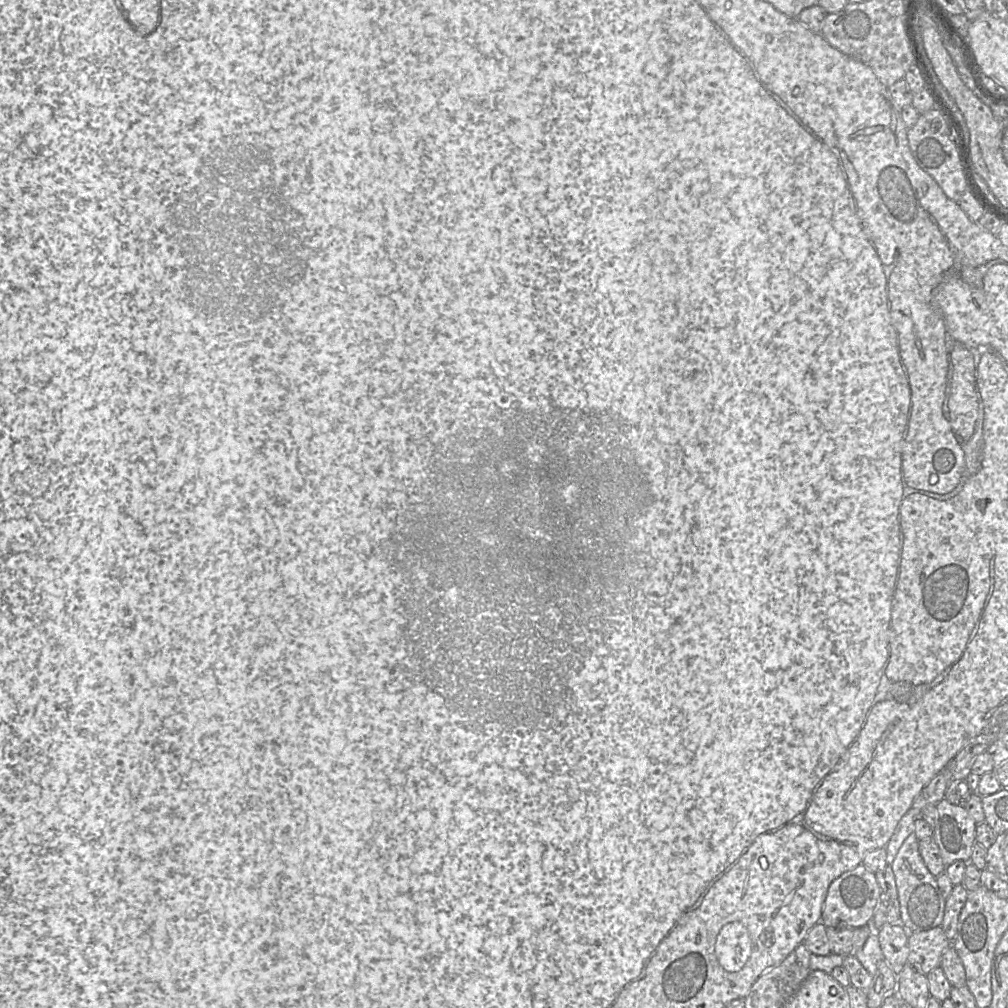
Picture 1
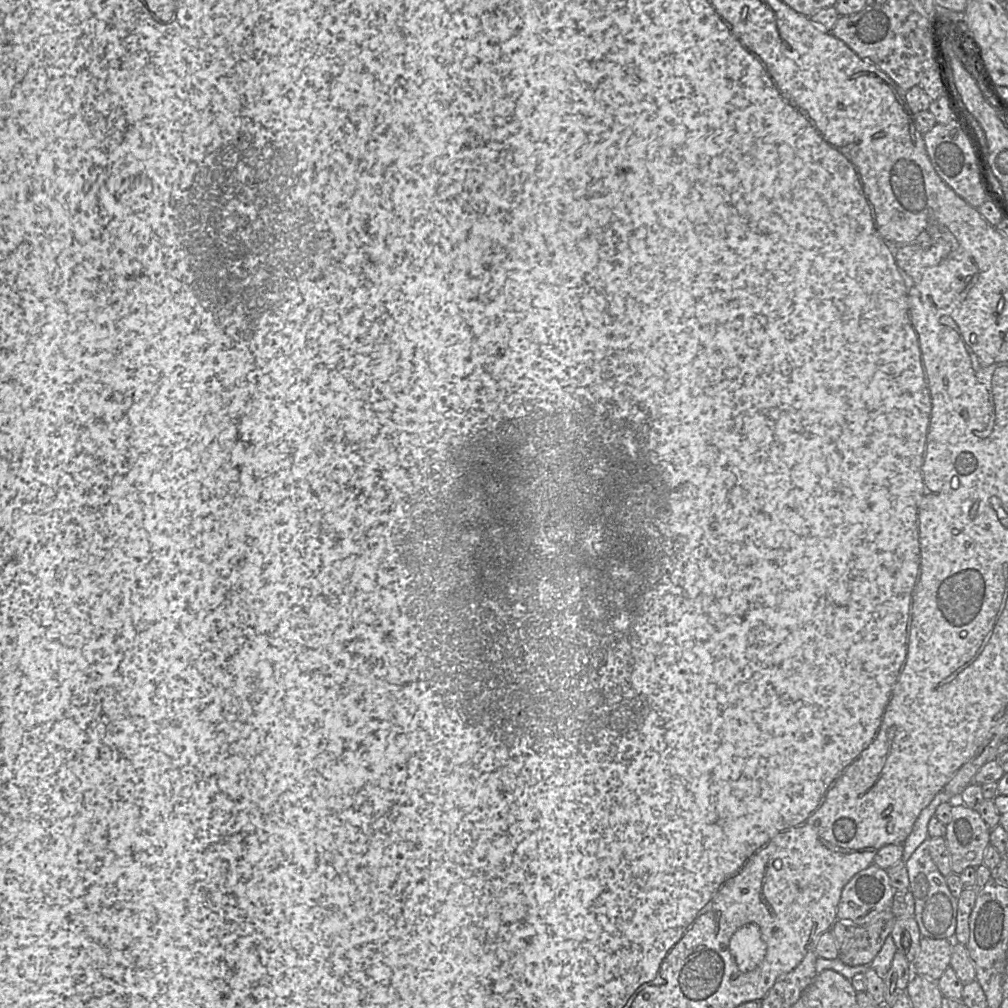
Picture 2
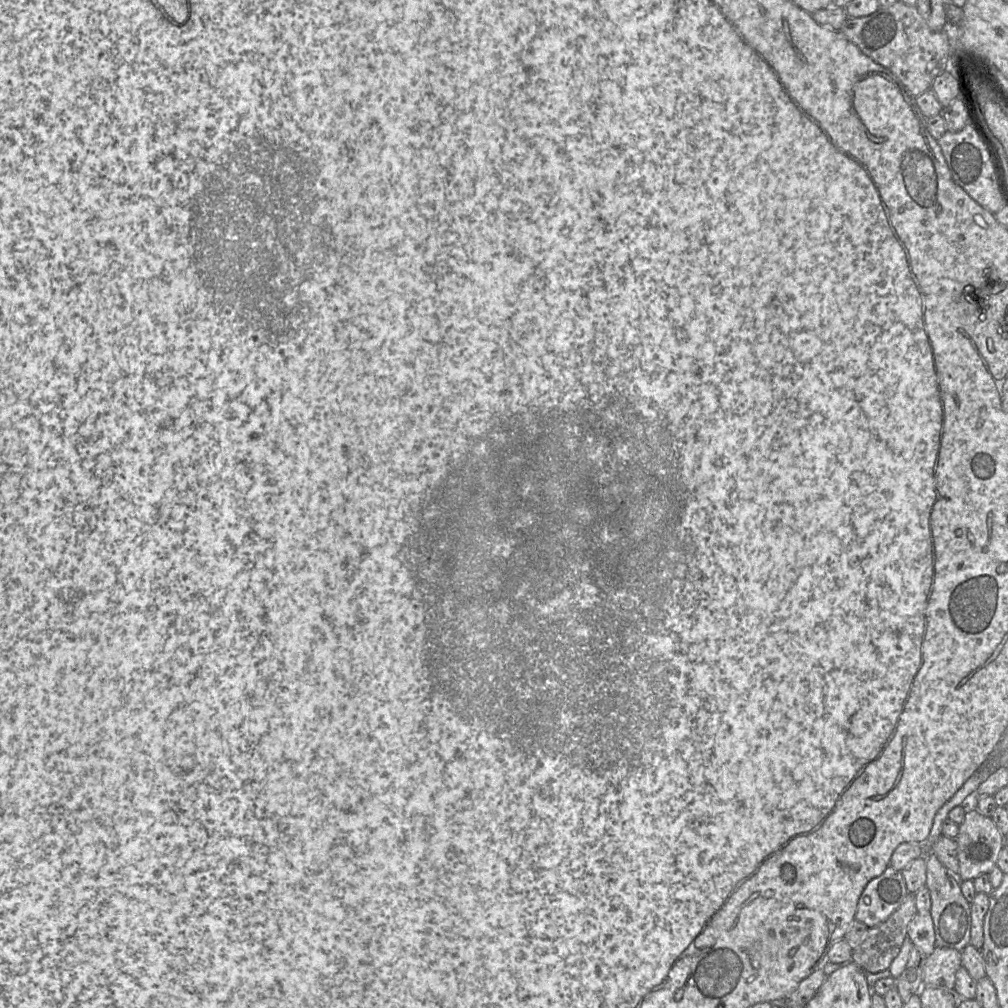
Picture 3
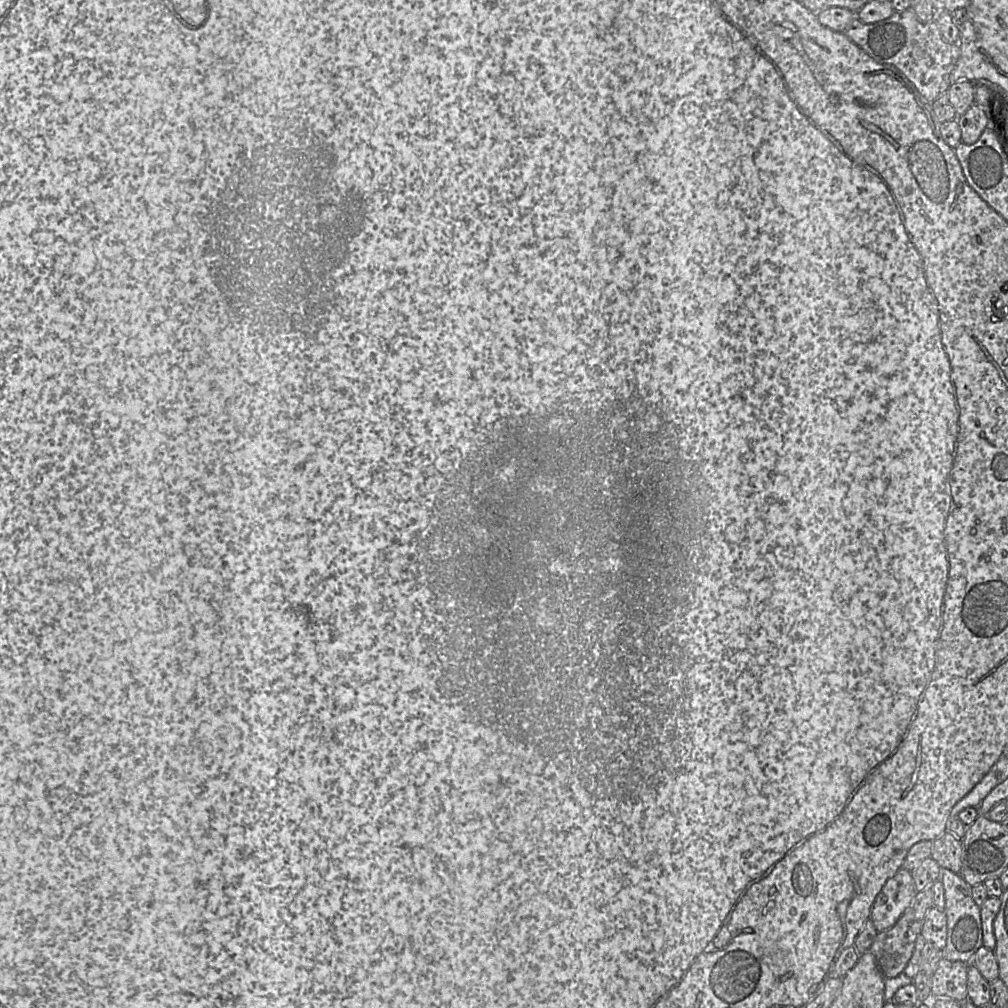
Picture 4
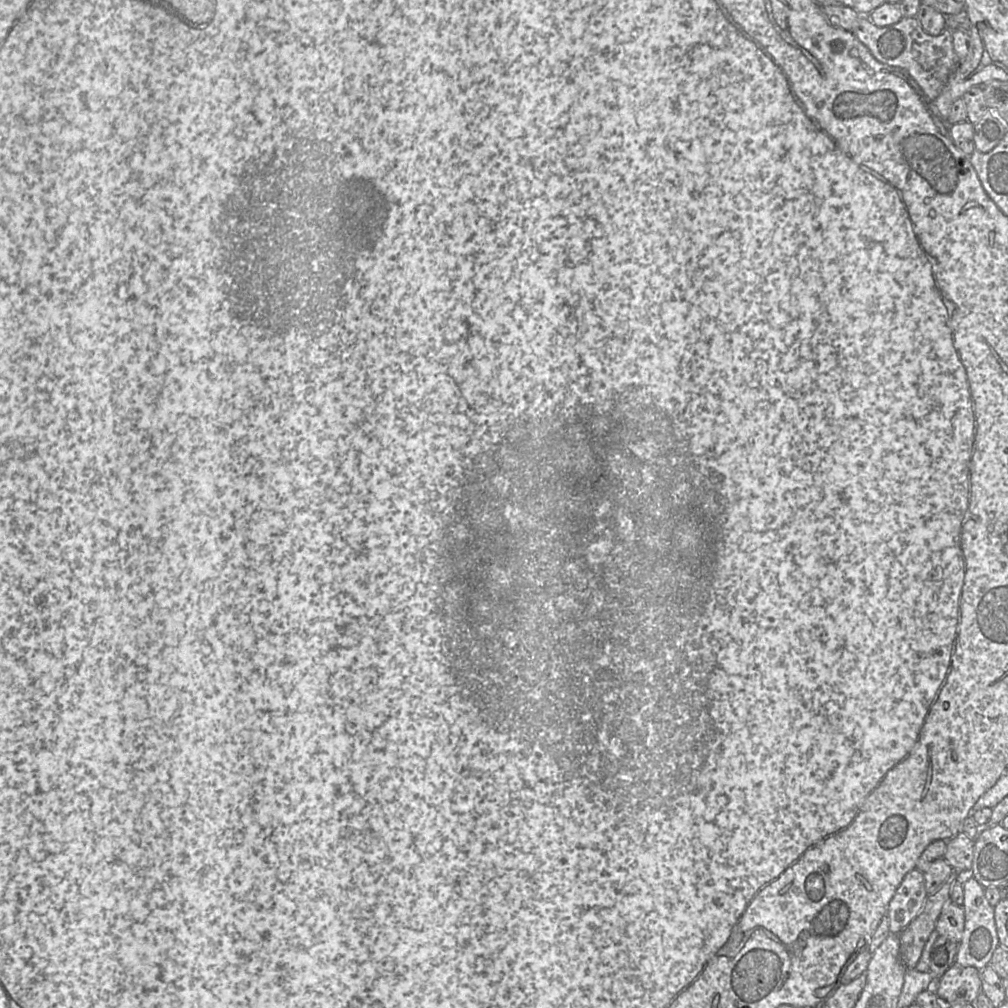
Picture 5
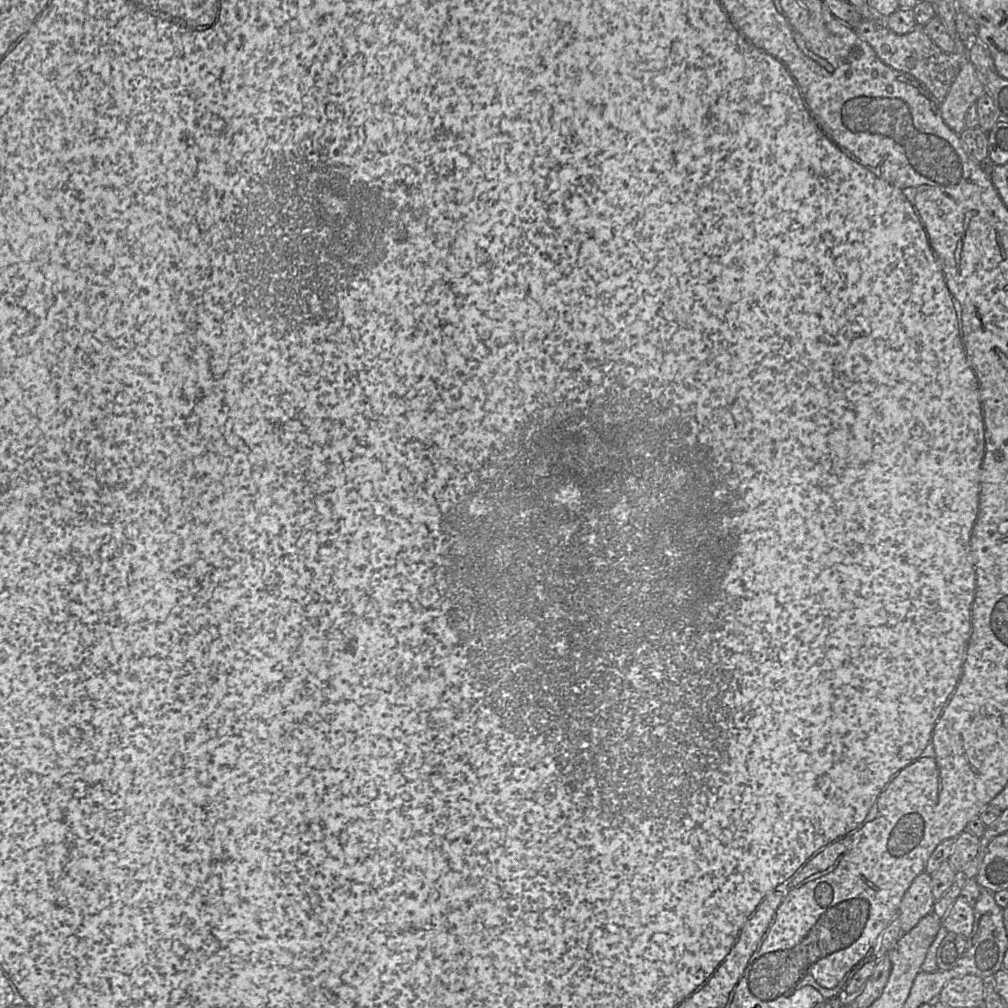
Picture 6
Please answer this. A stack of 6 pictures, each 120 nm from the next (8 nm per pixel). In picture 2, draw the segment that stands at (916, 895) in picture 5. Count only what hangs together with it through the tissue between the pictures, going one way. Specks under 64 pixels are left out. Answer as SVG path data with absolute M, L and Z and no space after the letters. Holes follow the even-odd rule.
M872 864L856 873L843 887L837 907L837 919L864 925L881 912L890 910L895 893L886 870Z

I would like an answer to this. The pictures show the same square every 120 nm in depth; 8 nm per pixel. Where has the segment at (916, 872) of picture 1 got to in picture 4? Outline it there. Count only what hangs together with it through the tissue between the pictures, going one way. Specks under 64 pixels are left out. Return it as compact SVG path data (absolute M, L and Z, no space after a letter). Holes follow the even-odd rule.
M942 868L939 880L944 889L944 911L947 916L947 940L942 949L943 957L949 960L970 963L975 953L983 946L981 908L972 897L972 886L960 873Z

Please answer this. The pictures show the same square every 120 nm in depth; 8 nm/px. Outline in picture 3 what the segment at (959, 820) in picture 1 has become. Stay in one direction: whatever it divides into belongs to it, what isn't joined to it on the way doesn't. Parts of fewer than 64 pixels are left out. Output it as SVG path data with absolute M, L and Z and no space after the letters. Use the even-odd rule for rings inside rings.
M968 810L959 825L957 857L962 880L974 880L997 867L997 860L1004 848L1004 835L992 819L976 810Z

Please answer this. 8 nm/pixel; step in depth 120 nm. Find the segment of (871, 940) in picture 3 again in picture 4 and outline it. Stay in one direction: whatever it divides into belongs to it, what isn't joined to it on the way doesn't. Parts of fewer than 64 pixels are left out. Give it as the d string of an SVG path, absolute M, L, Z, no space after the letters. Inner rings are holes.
M926 888L916 894L895 925L878 932L869 951L874 955L876 964L885 978L896 977L904 971L914 953L916 940L921 935L925 915L932 907L934 907L934 892L932 888Z

